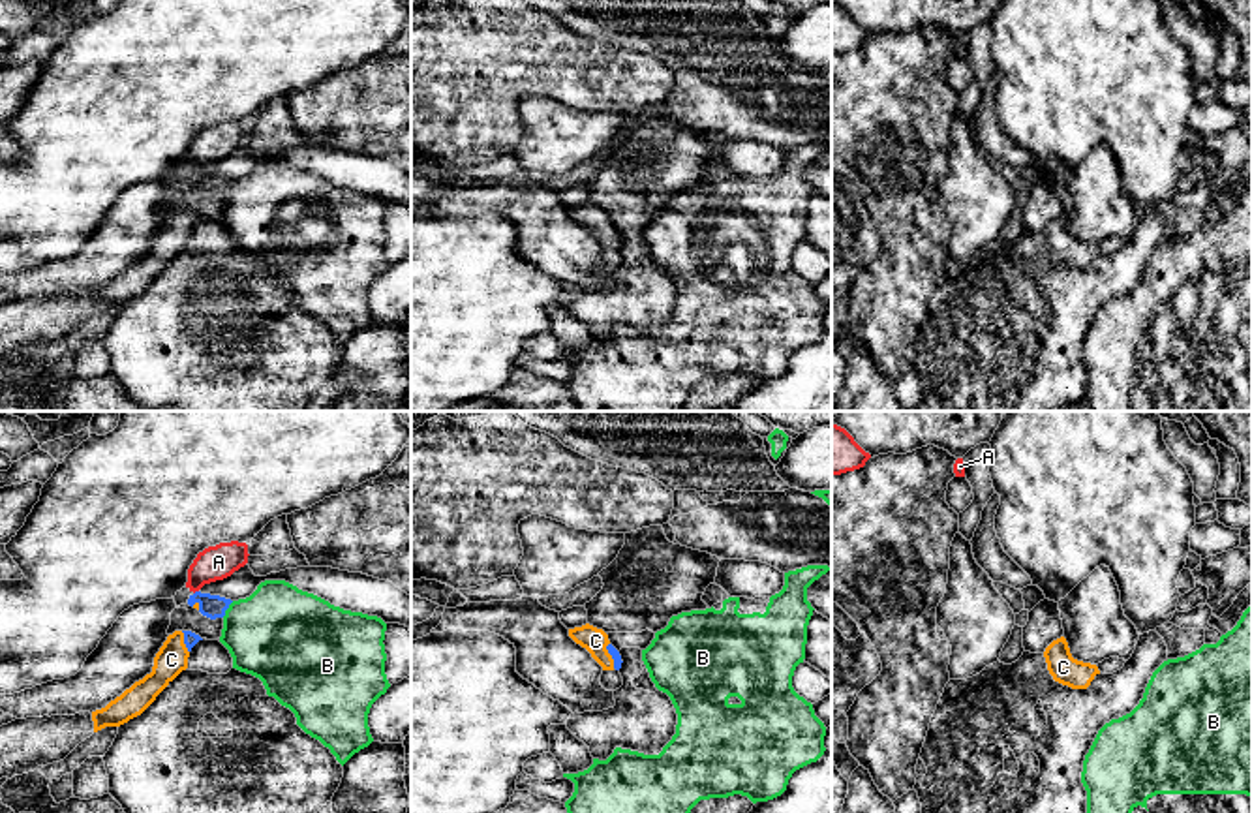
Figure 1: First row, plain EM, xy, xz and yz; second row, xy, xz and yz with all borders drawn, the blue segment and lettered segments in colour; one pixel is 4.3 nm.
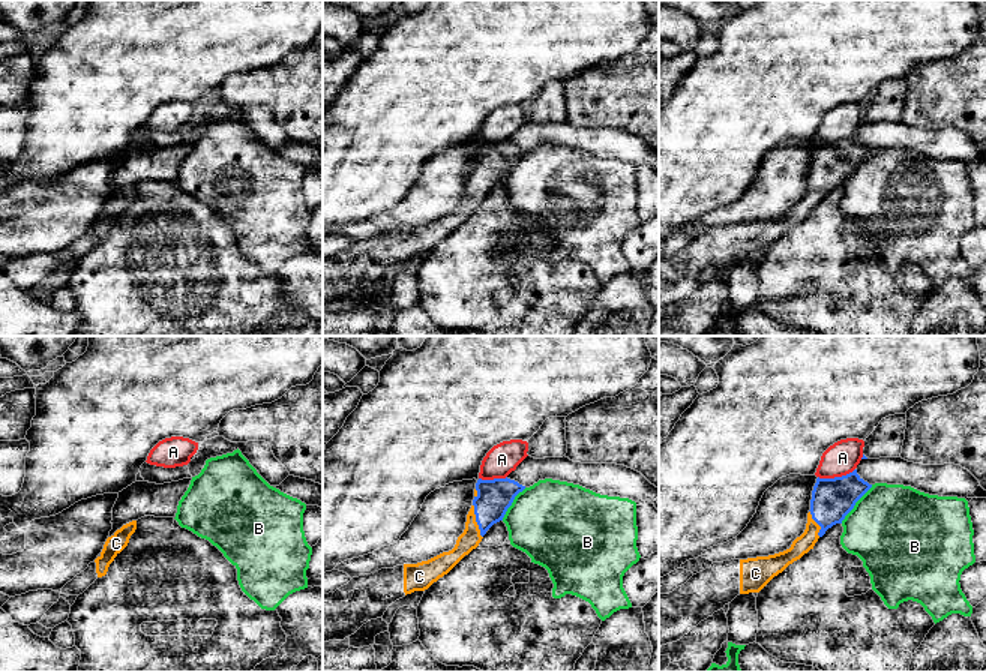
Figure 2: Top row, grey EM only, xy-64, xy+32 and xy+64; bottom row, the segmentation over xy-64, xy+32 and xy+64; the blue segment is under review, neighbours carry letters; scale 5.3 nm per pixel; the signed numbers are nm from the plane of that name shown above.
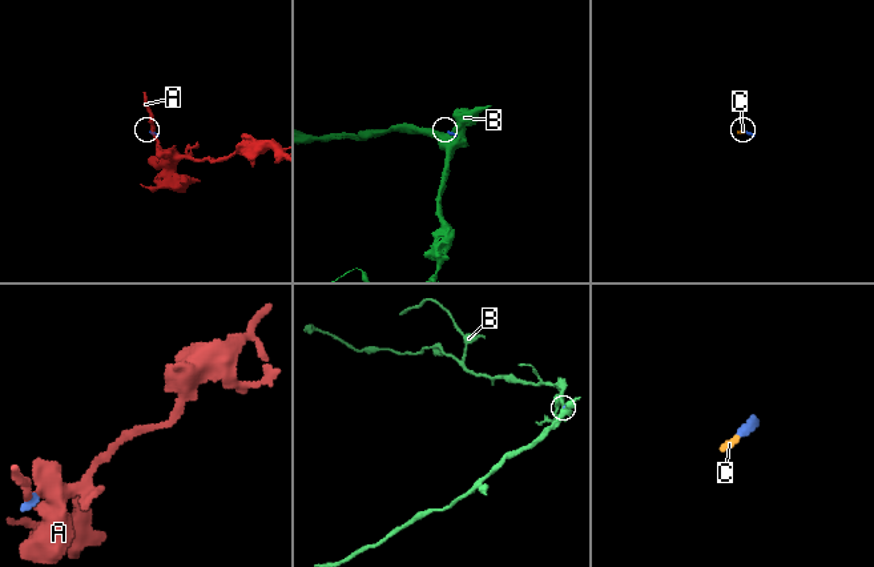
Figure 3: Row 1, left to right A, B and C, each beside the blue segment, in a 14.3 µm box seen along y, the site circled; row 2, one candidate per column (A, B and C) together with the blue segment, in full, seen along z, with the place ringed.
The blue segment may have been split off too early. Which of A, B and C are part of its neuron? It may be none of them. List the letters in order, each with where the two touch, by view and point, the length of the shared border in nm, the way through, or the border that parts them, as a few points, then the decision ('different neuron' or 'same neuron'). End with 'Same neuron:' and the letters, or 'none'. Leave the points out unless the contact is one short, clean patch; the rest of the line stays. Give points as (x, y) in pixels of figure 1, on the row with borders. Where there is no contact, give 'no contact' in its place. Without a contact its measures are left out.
A: meets blue in xy at (196, 592); contact 30 nm long; different neuron
B: meets blue in xy at (228, 607); contact 90 nm long; border along xy (233, 601), (222, 616); different neuron
C: meets blue in xz at (610, 654); contact 110 nm long; runs through xz (610, 648), (610, 654), (595, 641); same neuron
Same neuron: C

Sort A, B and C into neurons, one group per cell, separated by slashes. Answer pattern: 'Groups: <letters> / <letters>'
Groups: A / B / C

